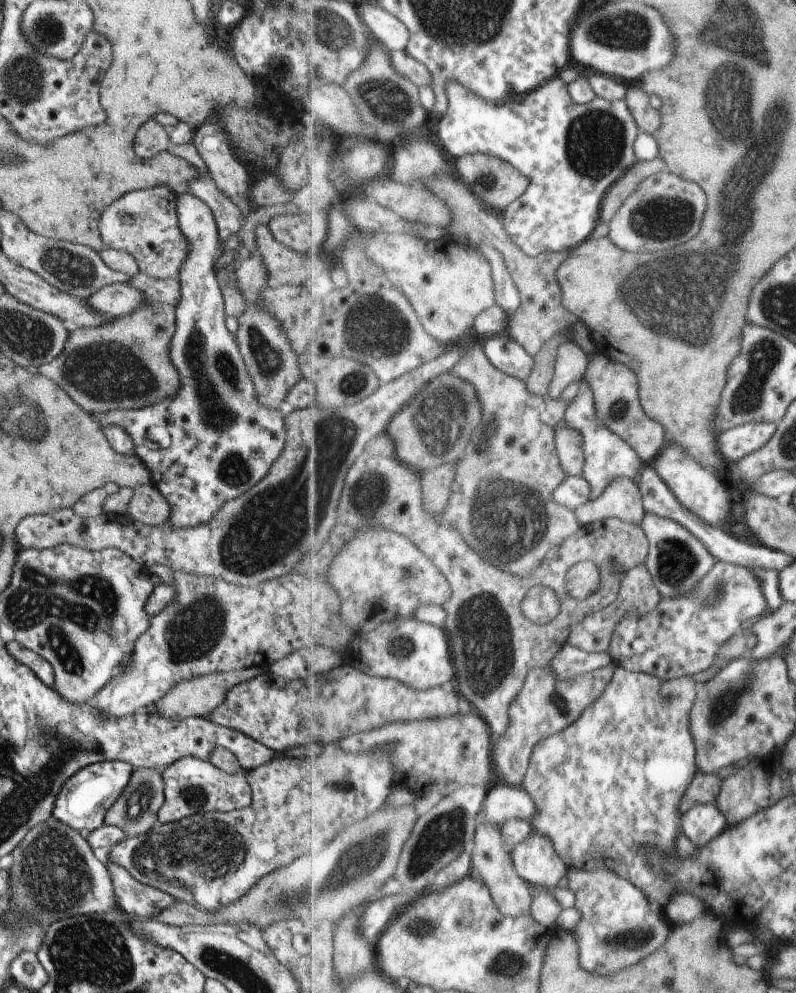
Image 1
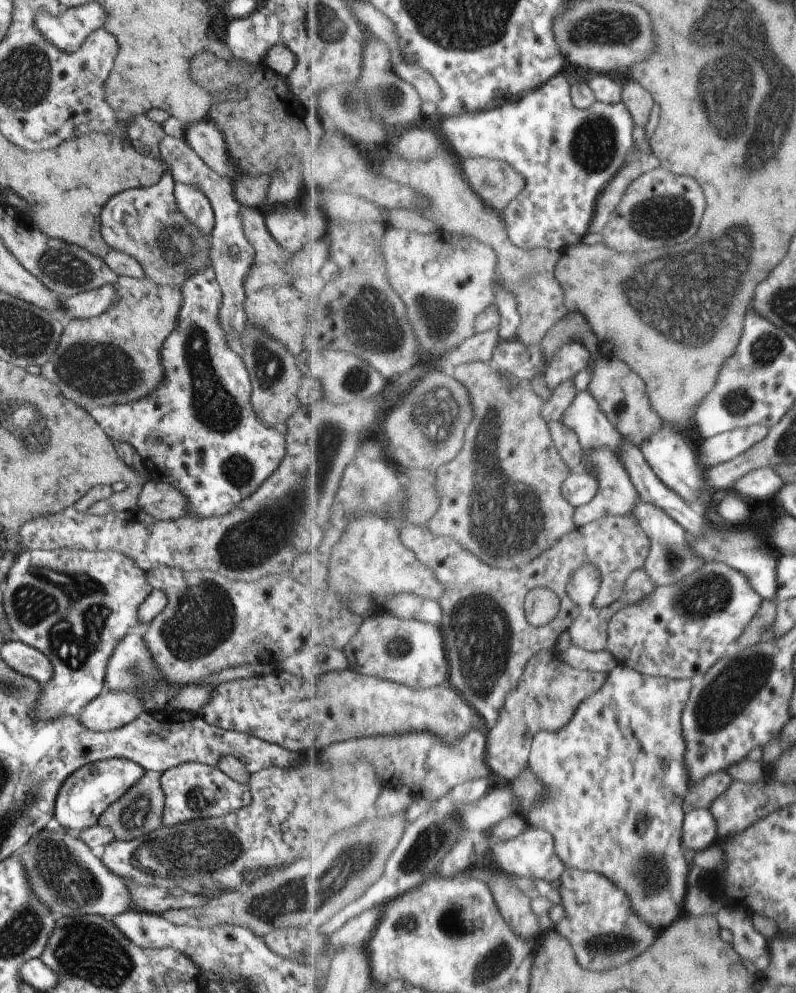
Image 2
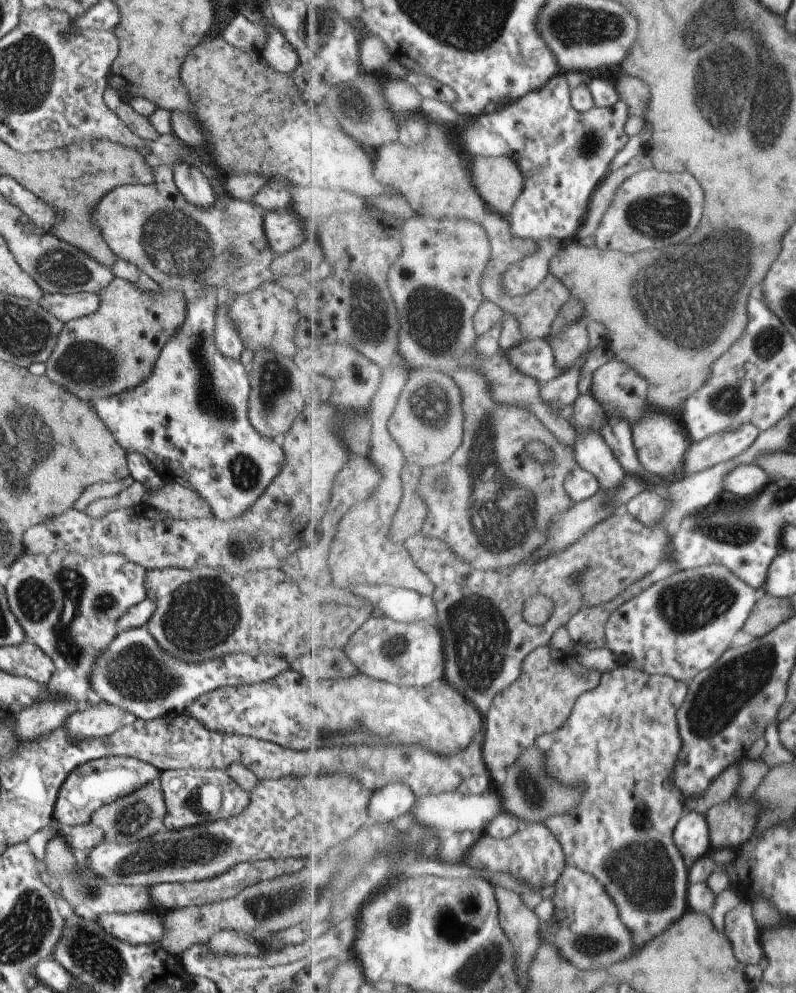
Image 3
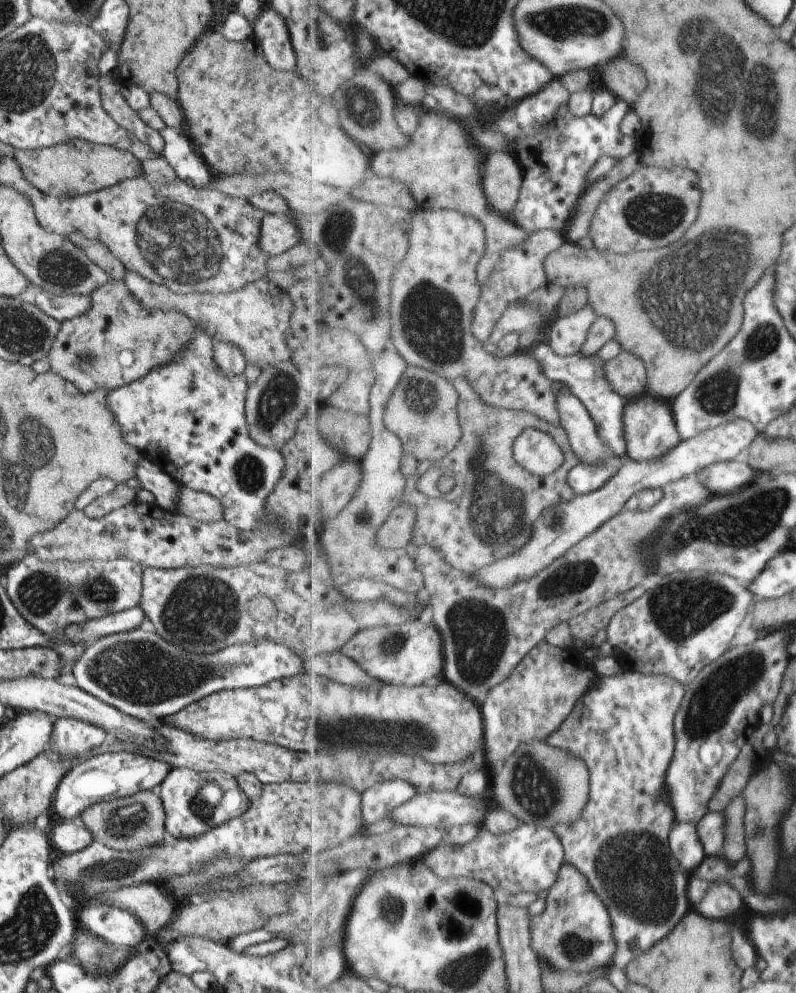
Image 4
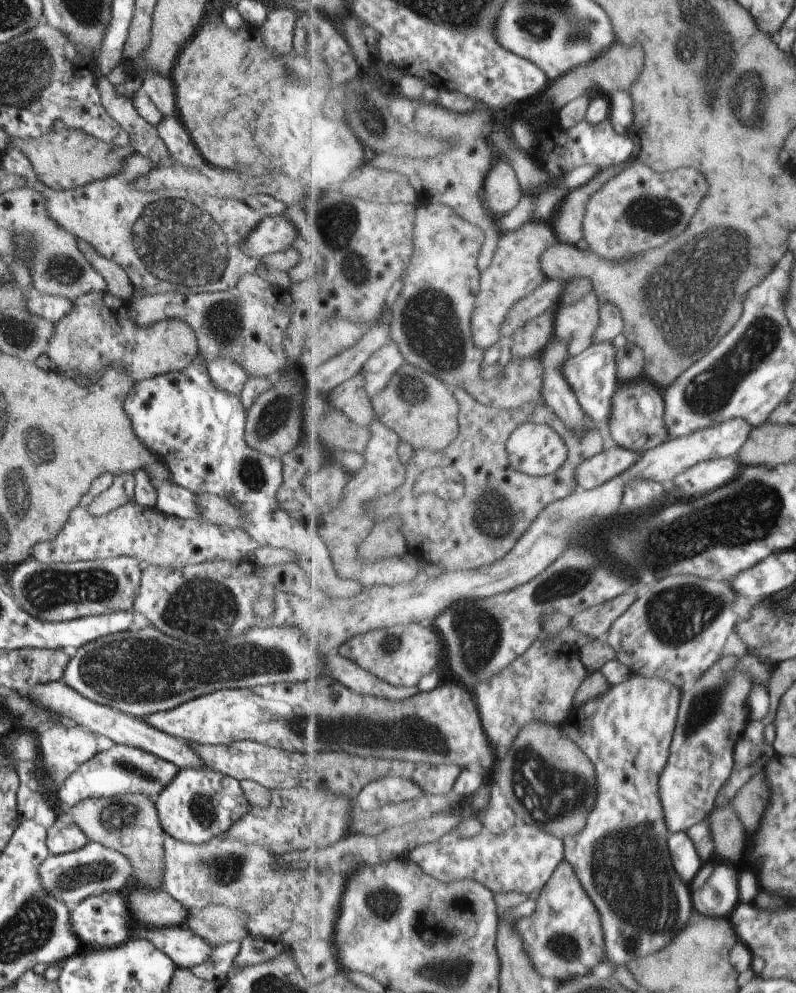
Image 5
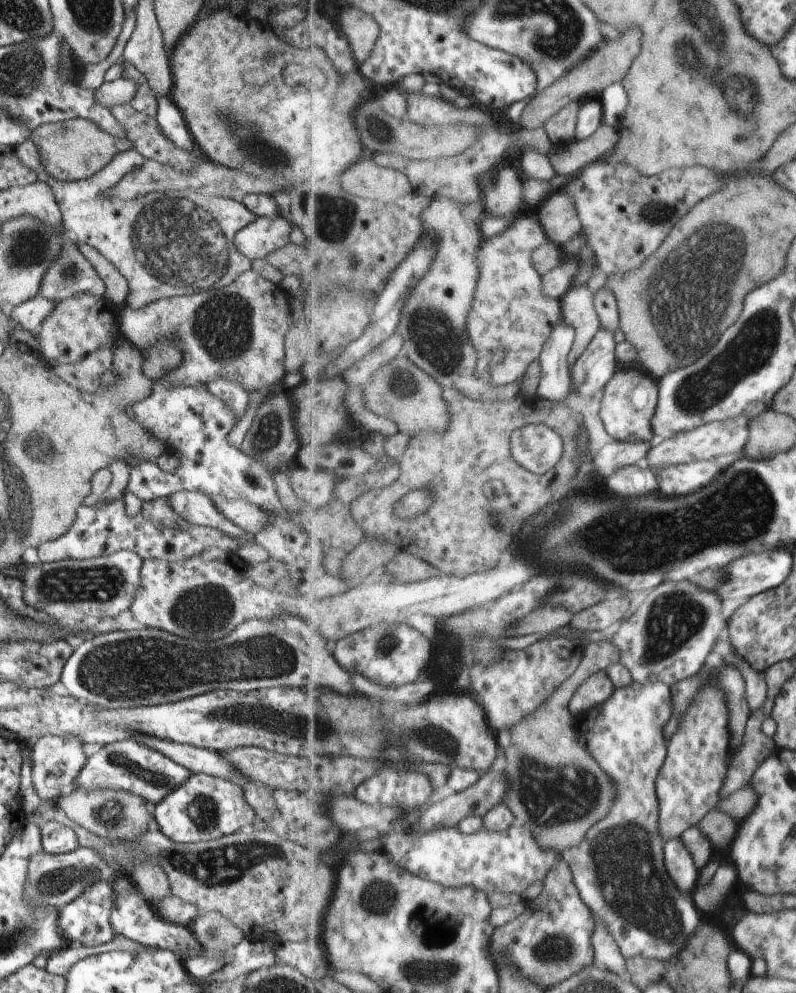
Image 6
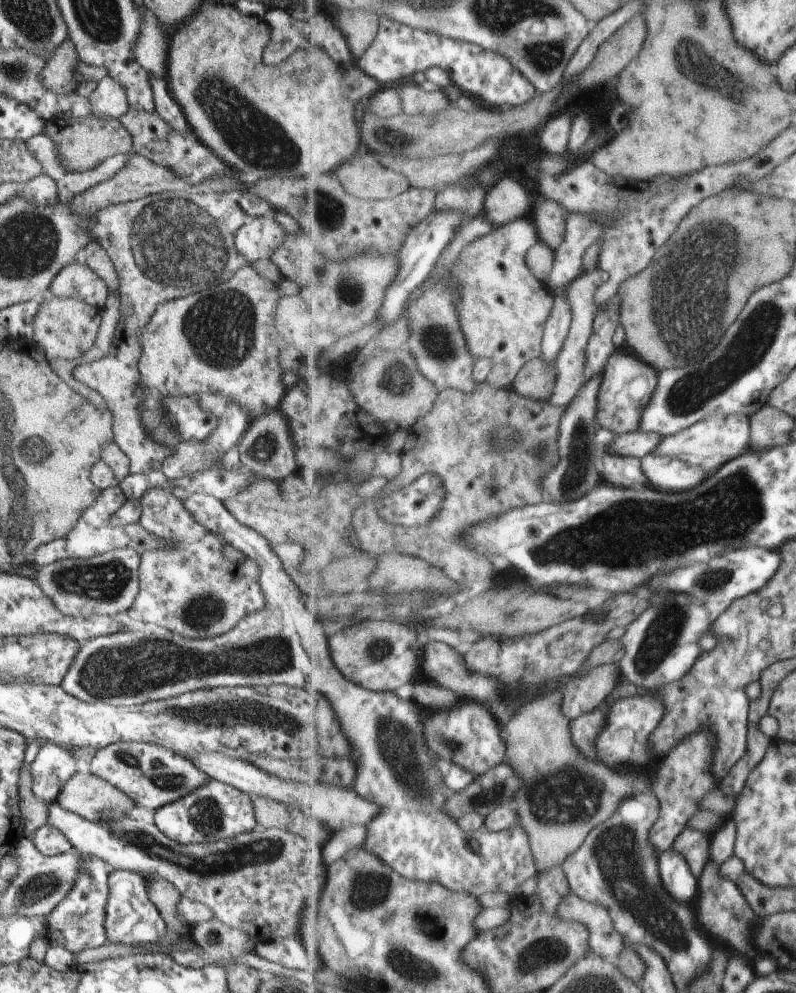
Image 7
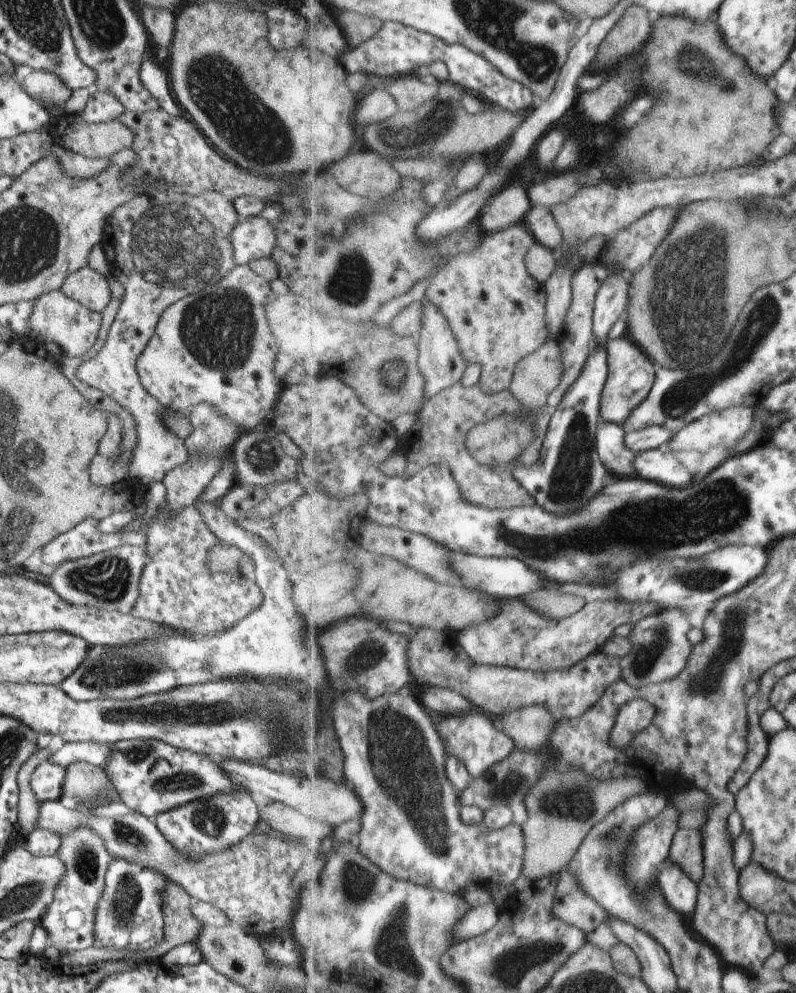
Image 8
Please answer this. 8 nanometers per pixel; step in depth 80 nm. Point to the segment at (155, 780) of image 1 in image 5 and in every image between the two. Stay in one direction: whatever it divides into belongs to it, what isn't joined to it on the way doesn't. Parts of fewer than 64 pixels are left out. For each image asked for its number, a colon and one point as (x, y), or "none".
2: (138, 811)
3: (139, 814)
4: (134, 822)
5: (128, 824)

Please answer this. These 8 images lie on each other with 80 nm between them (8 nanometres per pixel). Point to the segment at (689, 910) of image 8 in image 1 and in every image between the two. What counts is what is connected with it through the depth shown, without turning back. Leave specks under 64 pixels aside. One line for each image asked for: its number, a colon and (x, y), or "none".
1: (701, 824)
2: (700, 830)
3: (692, 835)
4: (685, 842)
5: (686, 859)
6: (680, 863)
7: (677, 876)

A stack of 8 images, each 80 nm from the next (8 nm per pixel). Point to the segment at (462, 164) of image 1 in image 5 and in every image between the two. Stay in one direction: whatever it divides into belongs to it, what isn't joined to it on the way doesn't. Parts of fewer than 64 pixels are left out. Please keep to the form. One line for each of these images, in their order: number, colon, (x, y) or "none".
2: (498, 182)
3: (500, 181)
4: (503, 180)
5: (502, 193)

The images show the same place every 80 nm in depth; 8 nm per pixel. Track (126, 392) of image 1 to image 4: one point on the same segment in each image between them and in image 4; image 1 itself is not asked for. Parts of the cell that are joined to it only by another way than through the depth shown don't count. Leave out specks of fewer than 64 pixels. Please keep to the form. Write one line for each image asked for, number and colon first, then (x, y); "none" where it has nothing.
2: (113, 358)
3: (105, 353)
4: (115, 341)

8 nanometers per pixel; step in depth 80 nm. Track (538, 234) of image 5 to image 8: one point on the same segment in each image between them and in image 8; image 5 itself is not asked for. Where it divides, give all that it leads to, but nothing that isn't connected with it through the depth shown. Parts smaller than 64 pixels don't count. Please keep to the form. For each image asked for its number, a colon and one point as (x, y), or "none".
6: (510, 307)
7: (503, 310)
8: (498, 312)

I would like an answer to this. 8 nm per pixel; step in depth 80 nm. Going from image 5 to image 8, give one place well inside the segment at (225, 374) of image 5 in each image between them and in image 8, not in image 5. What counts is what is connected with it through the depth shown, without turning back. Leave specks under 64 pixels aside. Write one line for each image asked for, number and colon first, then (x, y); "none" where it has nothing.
6: (232, 395)
7: (188, 458)
8: (211, 436)

